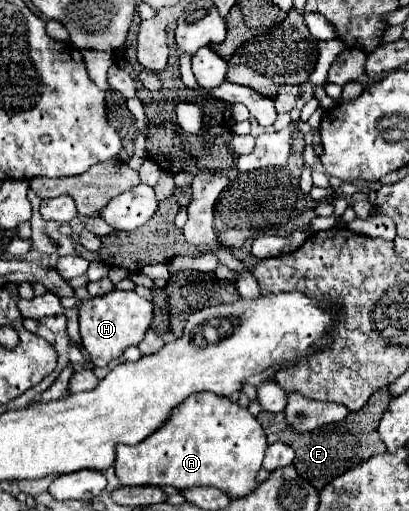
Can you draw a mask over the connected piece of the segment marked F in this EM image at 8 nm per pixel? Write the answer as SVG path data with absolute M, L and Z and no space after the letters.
M387 390L375 392L369 402L365 404L365 408L357 410L357 412L349 412L349 416L337 424L331 424L327 428L321 428L319 432L293 432L293 428L289 428L287 420L285 420L285 412L281 414L269 414L269 412L259 412L257 420L261 422L261 426L265 428L267 440L269 444L273 442L285 442L289 446L295 448L297 458L295 458L295 466L297 472L309 480L311 484L315 484L317 490L321 490L325 484L329 484L335 476L343 474L345 470L361 464L363 460L369 460L373 454L385 454L387 448L385 444L379 440L377 434L377 426L379 420L383 416L383 412L387 410L391 402L391 396L387 394Z

